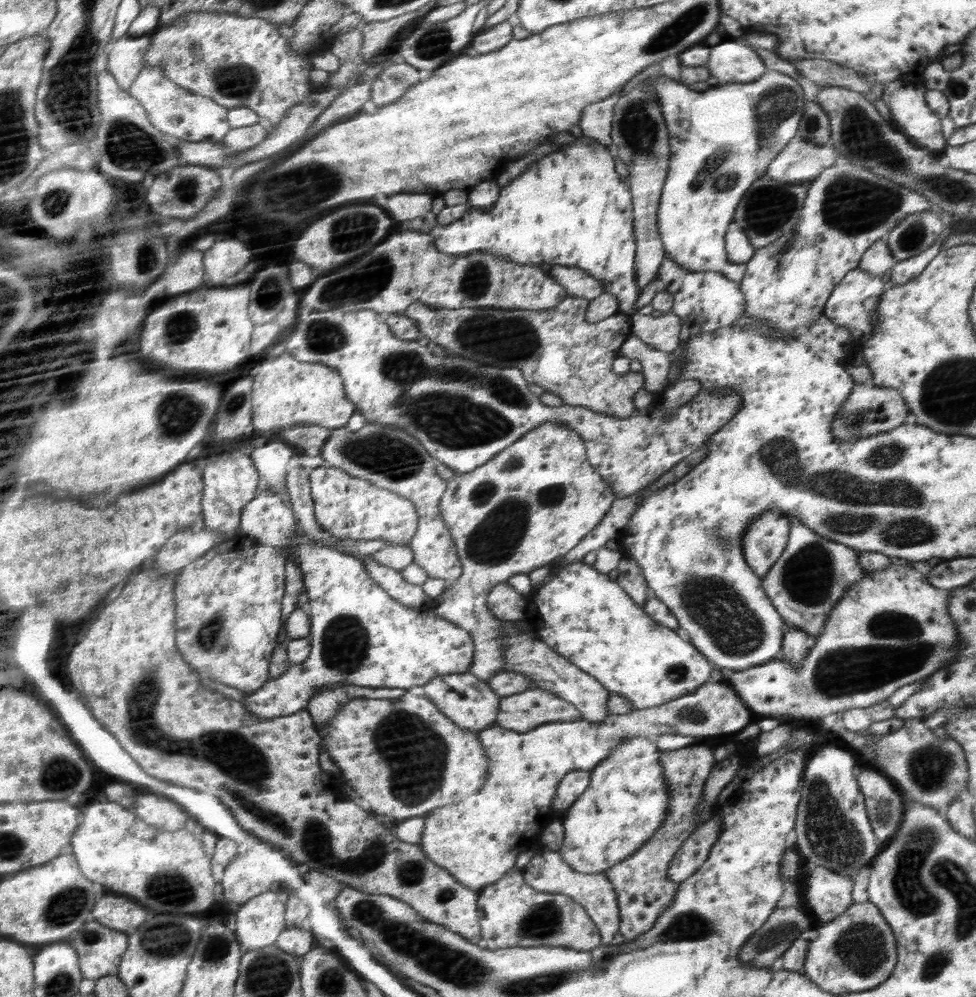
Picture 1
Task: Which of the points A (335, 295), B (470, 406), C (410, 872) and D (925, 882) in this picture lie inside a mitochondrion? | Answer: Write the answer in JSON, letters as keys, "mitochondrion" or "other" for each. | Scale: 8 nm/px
{"A":"mitochondrion","B":"mitochondrion","C":"mitochondrion","D":"mitochondrion"}

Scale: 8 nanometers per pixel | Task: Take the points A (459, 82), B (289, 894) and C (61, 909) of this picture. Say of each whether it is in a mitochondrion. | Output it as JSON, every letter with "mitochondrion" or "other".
{"A":"other","B":"other","C":"mitochondrion"}

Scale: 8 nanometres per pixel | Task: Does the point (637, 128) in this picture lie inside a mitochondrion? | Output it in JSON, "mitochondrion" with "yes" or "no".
{"mitochondrion":"yes"}

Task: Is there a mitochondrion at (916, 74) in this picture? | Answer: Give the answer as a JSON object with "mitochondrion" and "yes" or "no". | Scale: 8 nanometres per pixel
{"mitochondrion":"no"}

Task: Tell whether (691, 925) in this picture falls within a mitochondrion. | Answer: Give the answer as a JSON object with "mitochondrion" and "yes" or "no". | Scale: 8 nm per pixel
{"mitochondrion":"yes"}

